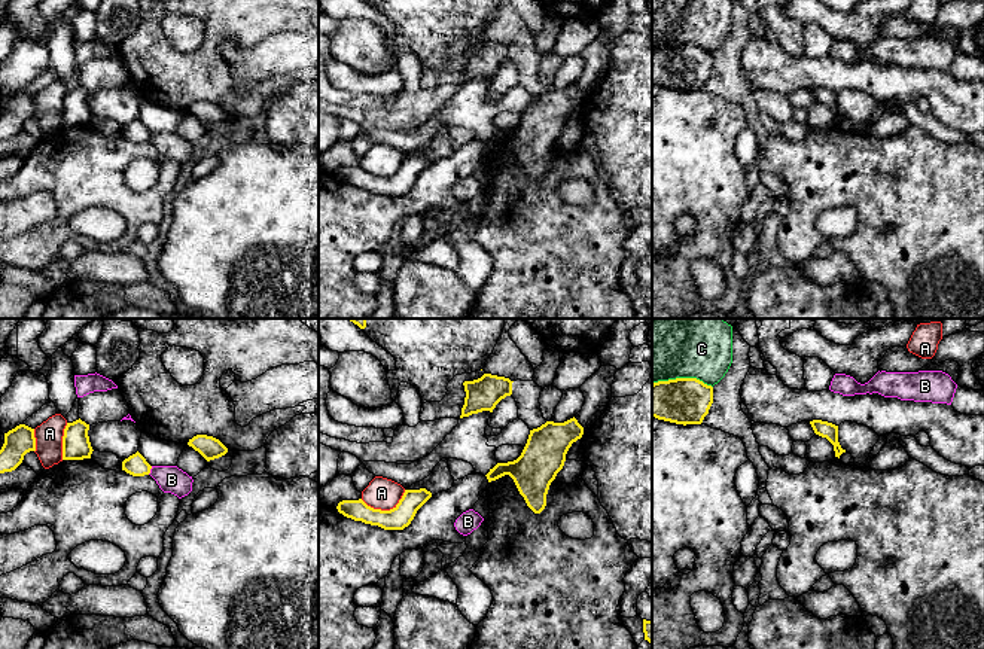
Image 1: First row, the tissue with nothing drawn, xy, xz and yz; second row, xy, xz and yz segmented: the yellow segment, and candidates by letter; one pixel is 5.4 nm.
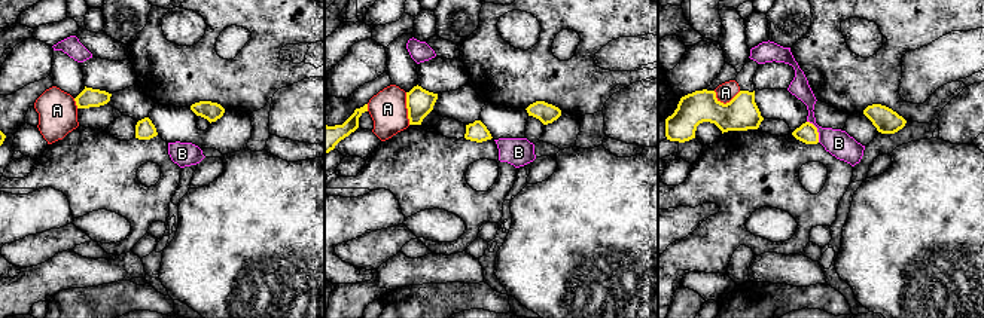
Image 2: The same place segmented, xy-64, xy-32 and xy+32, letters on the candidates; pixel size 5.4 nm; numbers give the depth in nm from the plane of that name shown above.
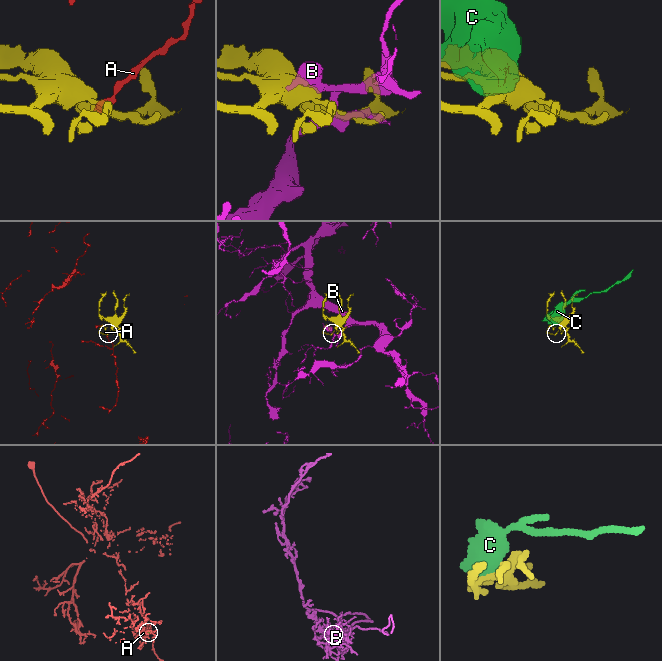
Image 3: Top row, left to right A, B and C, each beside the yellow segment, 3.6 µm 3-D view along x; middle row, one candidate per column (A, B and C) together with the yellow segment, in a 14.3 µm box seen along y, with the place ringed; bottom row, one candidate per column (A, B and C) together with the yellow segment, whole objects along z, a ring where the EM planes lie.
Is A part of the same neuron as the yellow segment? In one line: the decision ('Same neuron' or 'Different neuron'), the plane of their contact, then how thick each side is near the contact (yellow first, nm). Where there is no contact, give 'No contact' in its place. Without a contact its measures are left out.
Different neuron. Touches yellow in xz. Thickness 120 nm (yellow) against 170 nm

